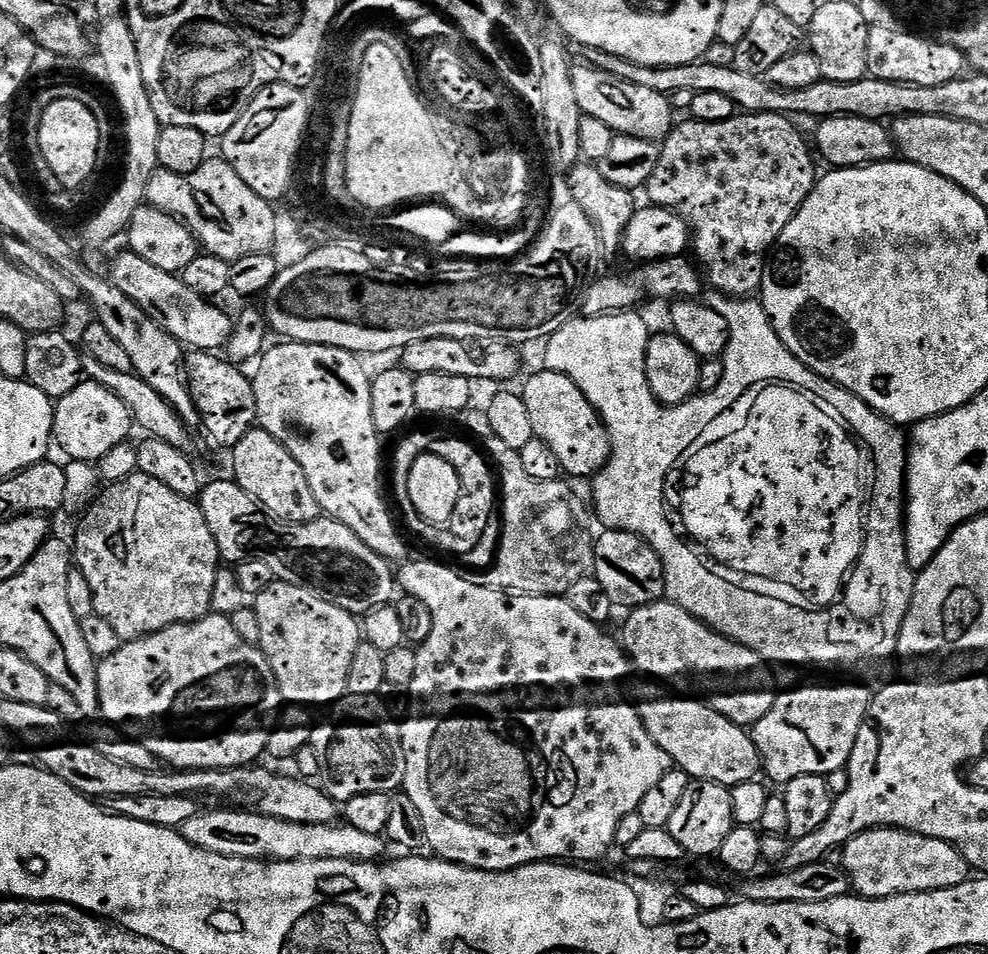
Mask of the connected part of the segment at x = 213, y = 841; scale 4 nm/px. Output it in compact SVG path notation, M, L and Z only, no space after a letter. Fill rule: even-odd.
M201 811L186 822L182 835L199 848L214 854L237 856L247 860L367 860L381 859L386 840L384 836L362 834L346 822L335 824L295 824L278 818L245 812Z

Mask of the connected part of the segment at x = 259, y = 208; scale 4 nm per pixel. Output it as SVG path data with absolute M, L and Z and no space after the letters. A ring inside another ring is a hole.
M222 158L205 159L204 165L196 172L191 172L183 176L158 170L152 175L152 181L148 187L150 203L154 208L160 208L164 212L169 212L172 216L184 221L196 239L203 251L209 256L217 256L226 261L241 260L250 254L262 254L263 252L272 252L275 242L275 216L277 209L269 201L263 200Z

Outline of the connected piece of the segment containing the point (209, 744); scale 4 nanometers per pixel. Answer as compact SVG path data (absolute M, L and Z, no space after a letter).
M209 614L194 620L190 624L175 624L169 628L158 630L149 636L143 636L137 640L129 640L121 643L120 649L110 658L99 661L96 673L98 674L98 694L100 695L99 715L109 724L117 726L128 726L124 724L141 724L148 731L148 736L143 737L146 750L150 750L165 765L176 770L187 770L189 768L243 768L257 763L256 760L268 751L268 736L278 723L278 717L282 712L282 705L285 703L284 695L276 681L274 670L270 662L259 647L242 638L238 630L234 630L231 619L226 616Z

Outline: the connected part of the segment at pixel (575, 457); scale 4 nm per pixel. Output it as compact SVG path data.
M539 371L522 387L535 439L546 442L546 446L550 446L554 454L558 454L560 467L569 477L595 477L597 472L604 469L612 453L612 439L608 436L602 418L594 410L594 406L590 406L586 394L582 394L578 386L574 386L569 376L561 372Z

